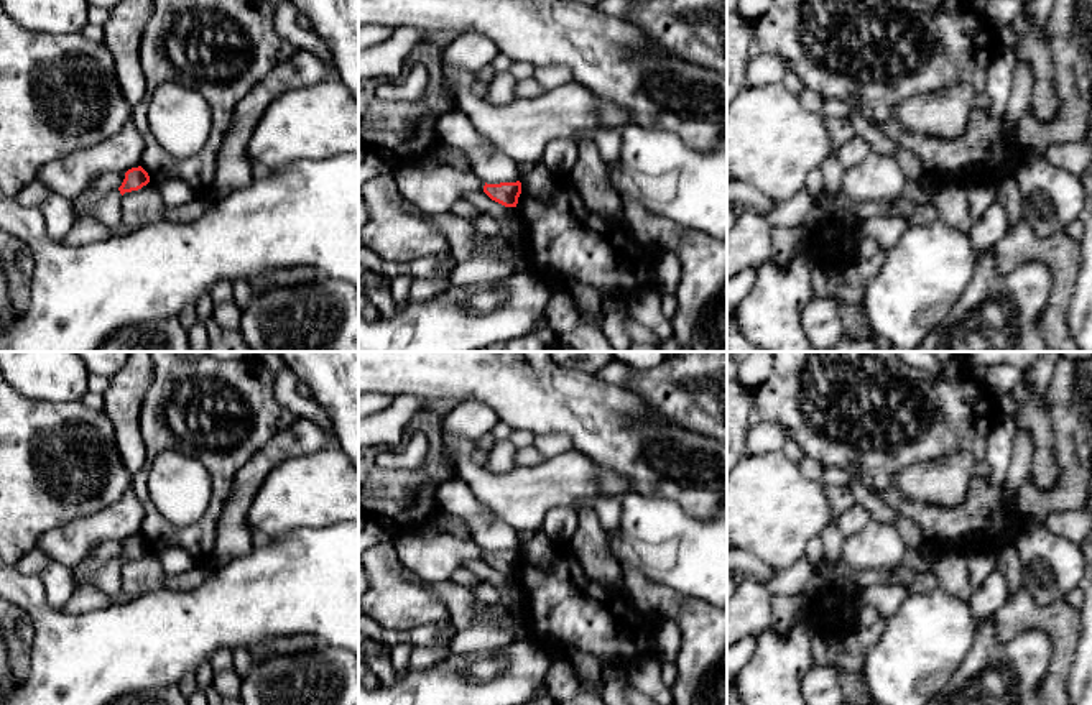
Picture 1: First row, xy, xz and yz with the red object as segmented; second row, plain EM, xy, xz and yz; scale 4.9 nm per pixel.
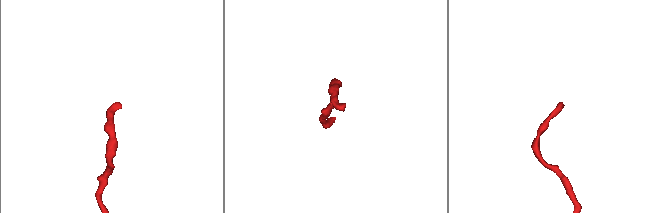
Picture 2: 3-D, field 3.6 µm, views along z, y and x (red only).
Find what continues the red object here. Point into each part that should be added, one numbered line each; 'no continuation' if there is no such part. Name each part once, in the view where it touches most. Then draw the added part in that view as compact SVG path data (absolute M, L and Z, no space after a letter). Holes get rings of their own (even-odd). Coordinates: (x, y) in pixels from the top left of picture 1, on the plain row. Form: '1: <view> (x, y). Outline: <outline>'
no continuation

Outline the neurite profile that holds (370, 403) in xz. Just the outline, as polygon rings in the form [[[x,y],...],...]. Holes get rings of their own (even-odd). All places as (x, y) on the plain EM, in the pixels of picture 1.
[[[367,393],[359,396],[359,419],[365,419],[391,406],[393,396]]]

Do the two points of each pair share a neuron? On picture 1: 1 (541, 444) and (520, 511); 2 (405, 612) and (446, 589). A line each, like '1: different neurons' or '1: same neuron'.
1: different neurons
2: different neurons

